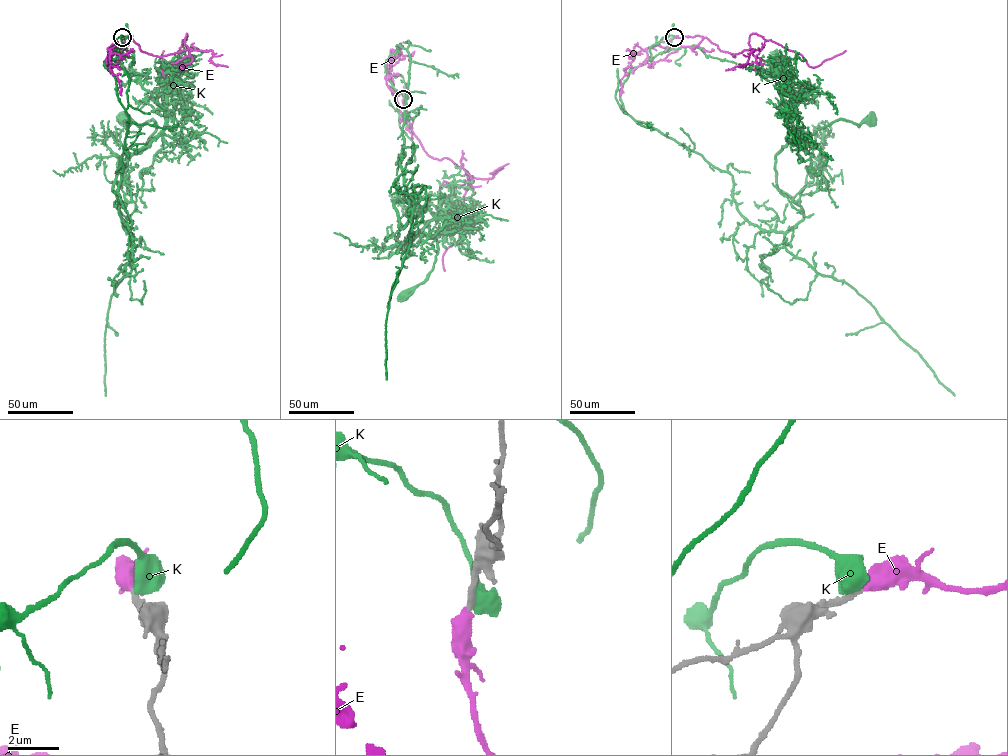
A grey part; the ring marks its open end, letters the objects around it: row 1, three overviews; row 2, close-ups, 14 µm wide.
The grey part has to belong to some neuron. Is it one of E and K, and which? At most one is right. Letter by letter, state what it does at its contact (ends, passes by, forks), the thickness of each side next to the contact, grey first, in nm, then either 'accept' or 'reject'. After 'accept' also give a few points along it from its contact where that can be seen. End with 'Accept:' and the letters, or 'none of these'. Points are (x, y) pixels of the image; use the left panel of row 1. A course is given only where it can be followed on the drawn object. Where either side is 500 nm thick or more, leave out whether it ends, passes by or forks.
E: 260 nm thick on the grey side, 550 nm on the other; accept; it runs (122, 37), (132, 35), (141, 50), (160, 57), (188, 48), (186, 33), (179, 67), (162, 58), (164, 50)
K: 300 nm thick on the grey side, 750 nm on the other; reject
Accept: E

